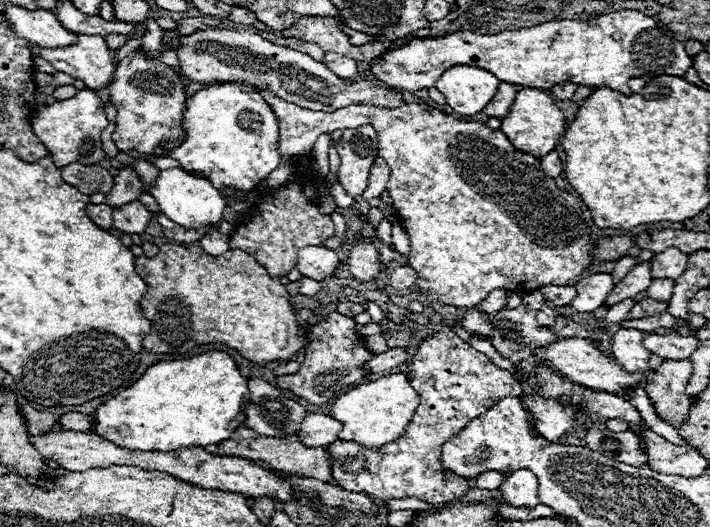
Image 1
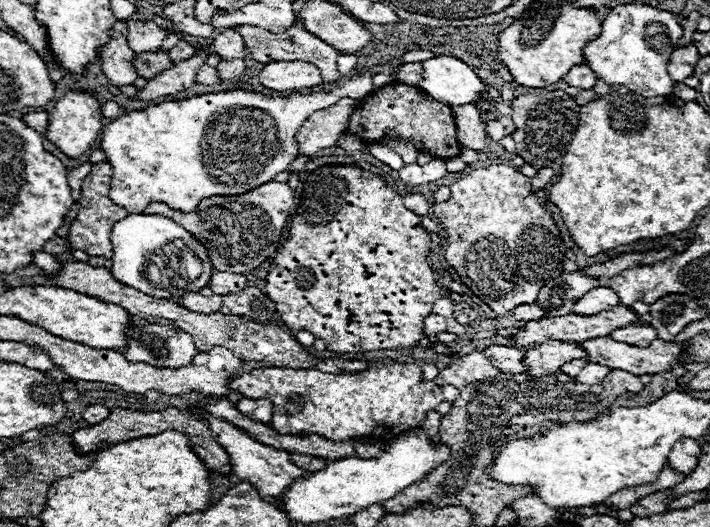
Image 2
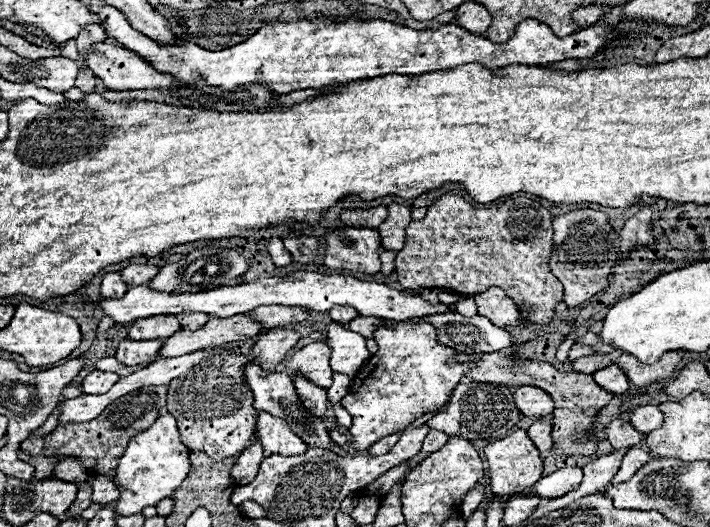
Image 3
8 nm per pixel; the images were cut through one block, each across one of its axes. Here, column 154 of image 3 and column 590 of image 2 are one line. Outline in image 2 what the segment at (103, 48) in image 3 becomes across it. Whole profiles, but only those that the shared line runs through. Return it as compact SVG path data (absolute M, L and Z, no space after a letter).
M578 64L562 80L568 86L580 88L580 90L590 90L590 88L594 88L594 84L596 84L598 78L594 76L594 72L590 72L590 68L586 68L586 64Z

